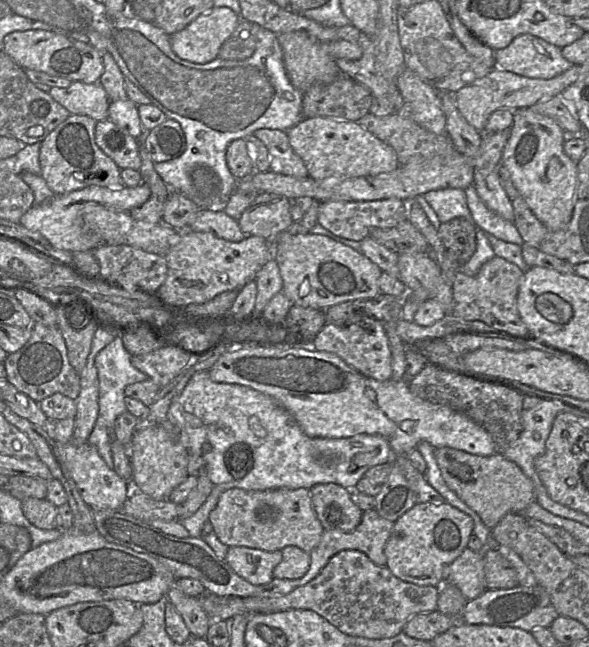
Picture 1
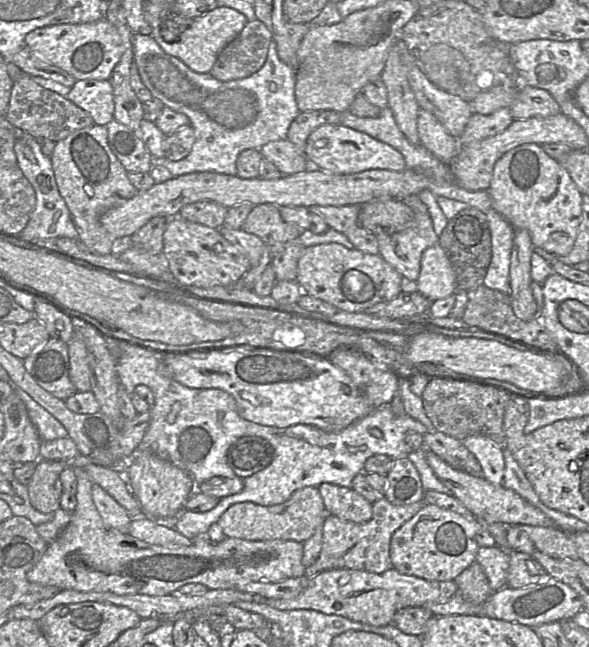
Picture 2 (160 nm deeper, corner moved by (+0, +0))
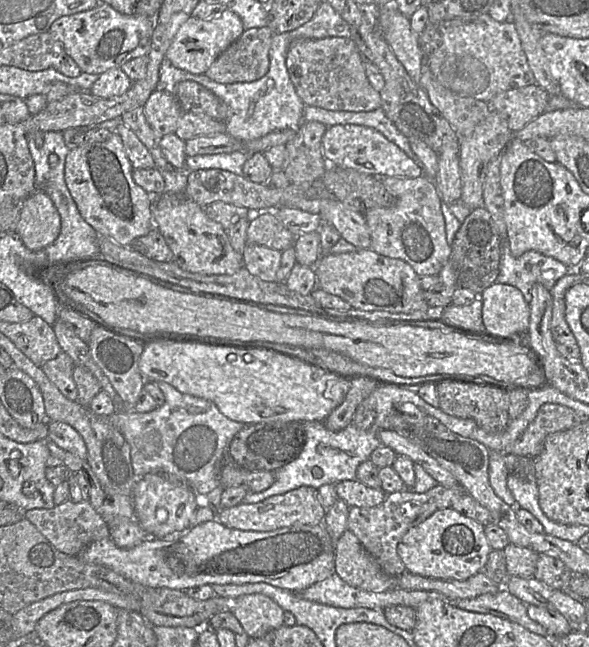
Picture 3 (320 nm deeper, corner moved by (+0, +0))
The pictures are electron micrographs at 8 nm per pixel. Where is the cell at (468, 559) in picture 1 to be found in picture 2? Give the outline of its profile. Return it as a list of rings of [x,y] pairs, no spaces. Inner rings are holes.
[[[479,547],[475,562],[479,564],[492,592],[507,586],[509,551],[500,547]]]

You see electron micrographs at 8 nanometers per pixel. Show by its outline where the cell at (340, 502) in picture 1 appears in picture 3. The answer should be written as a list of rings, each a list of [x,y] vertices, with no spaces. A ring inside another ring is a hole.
[[[356,479],[336,483],[335,491],[337,497],[349,507],[375,507],[380,505],[386,497],[382,489],[370,488]]]

